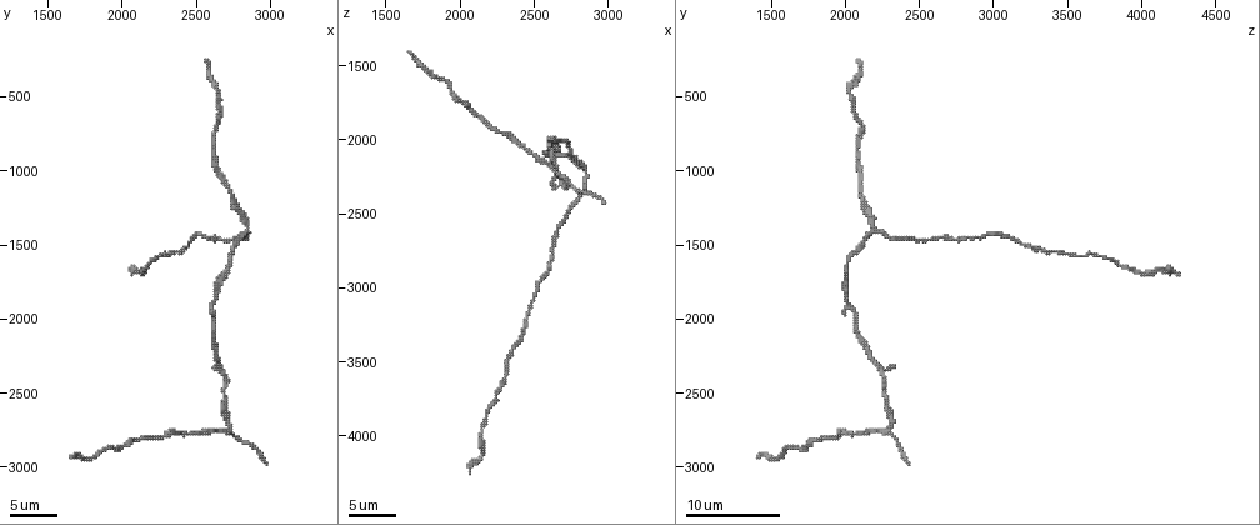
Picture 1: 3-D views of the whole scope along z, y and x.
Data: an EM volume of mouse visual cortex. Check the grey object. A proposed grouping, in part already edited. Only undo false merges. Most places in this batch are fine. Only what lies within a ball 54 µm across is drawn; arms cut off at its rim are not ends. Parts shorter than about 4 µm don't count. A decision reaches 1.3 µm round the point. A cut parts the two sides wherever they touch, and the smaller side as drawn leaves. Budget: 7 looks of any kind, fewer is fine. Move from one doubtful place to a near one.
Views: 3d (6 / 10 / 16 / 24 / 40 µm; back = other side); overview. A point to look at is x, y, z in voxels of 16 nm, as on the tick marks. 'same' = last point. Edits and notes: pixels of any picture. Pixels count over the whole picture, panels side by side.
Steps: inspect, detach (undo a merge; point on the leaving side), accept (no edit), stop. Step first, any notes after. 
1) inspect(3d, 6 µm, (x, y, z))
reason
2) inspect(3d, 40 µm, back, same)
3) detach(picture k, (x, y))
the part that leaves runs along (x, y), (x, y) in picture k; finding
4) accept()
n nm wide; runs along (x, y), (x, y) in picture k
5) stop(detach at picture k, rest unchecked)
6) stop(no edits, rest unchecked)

inspect(3d, 10 µm, (2860, 1400, 2220))
branch point

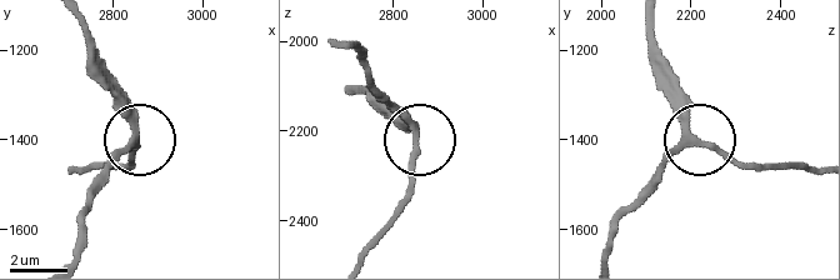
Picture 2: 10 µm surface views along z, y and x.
inspect(3d, 6 µm, (2850, 1410, 2215))

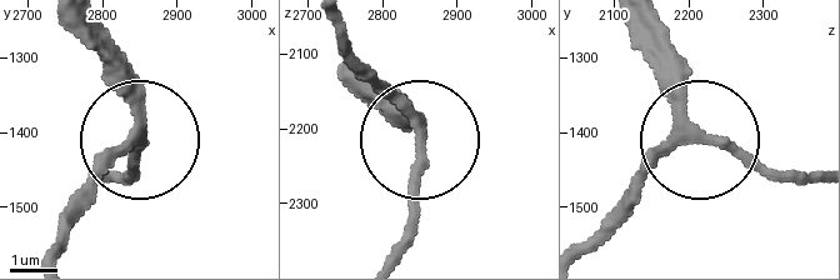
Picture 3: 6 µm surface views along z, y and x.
accept()
side arm 22 µm; one neuron here

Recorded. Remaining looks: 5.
inspect(3d, 10 µm, (2740, 1640, 2000))

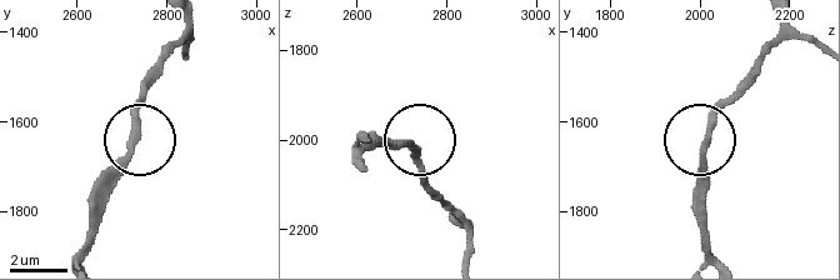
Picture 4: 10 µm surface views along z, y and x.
accept()
runs along (706, 135), (706, 195) in picture 4; all the same neuron

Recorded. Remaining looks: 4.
inspect(3d, 16 µm, (2000, 2860, 1740))
thick turns thin

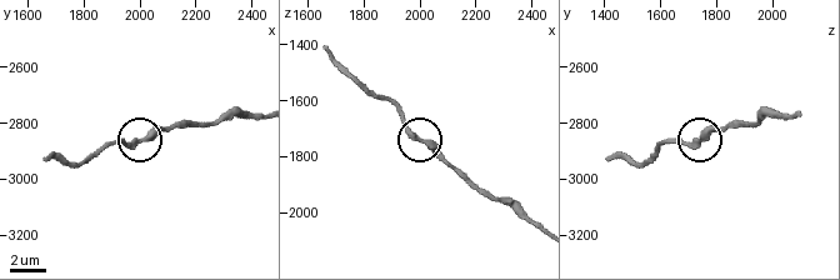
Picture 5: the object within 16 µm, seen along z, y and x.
inspect(3d, 16 µm, back, (2000, 2860, 1750))
other side

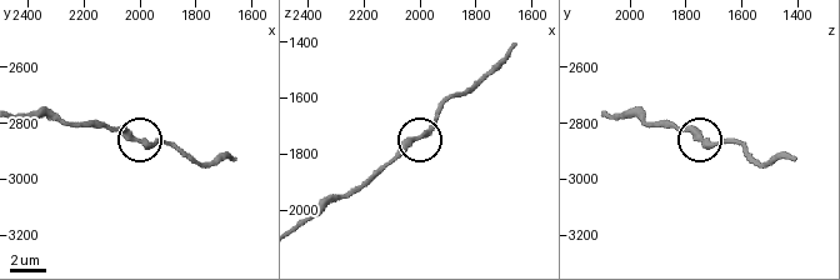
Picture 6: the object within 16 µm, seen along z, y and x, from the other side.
accept()
310 nm wide; runs along (23, 116), (99, 121), (121, 126), (138, 139), (174, 144) in picture 6; continuous, no second neuron

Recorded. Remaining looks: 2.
stop(no edits, rest unchecked)

